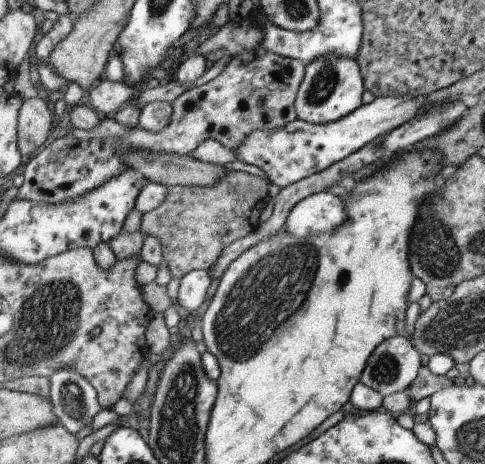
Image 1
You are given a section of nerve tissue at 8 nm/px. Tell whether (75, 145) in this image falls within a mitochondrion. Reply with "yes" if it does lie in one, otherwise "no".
no

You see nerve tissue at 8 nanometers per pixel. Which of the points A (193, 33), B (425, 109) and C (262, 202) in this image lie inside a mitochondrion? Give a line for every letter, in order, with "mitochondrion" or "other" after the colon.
A: other
B: other
C: other

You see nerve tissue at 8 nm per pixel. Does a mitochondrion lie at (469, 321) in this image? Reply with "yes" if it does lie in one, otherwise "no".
yes

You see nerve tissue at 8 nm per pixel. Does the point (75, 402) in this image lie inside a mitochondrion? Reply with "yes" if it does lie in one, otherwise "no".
yes

